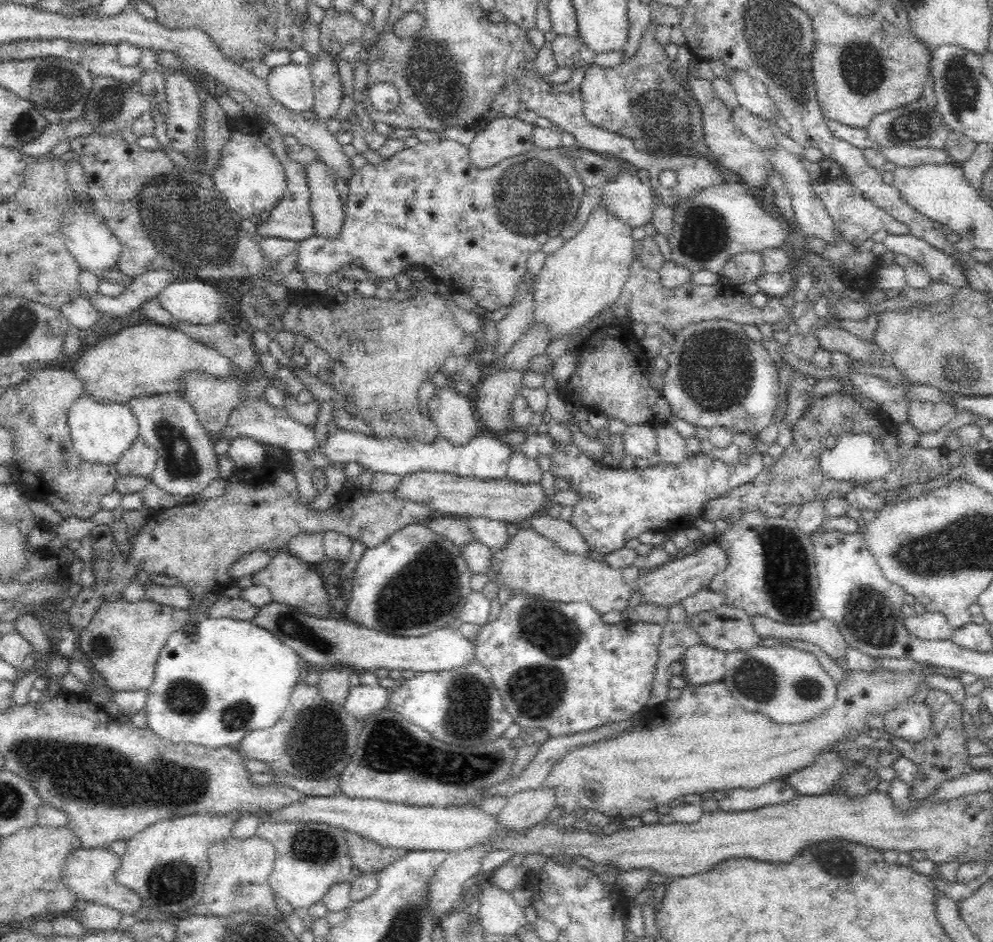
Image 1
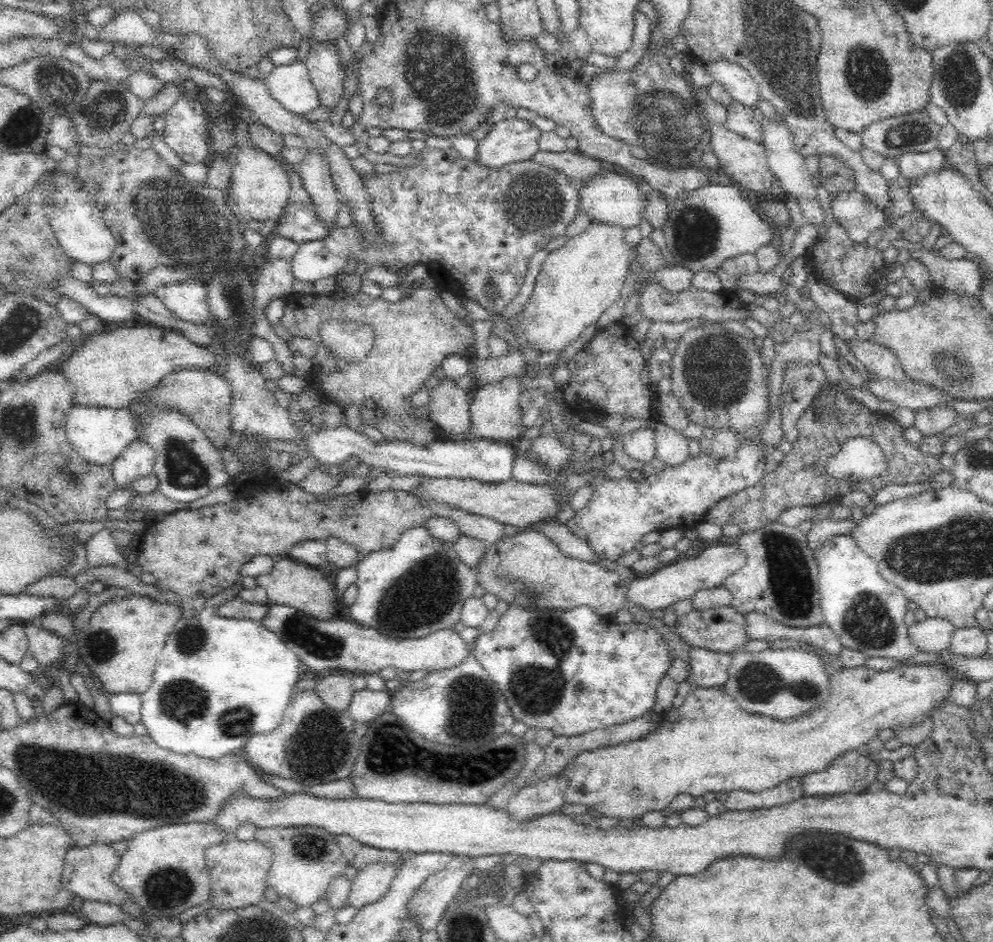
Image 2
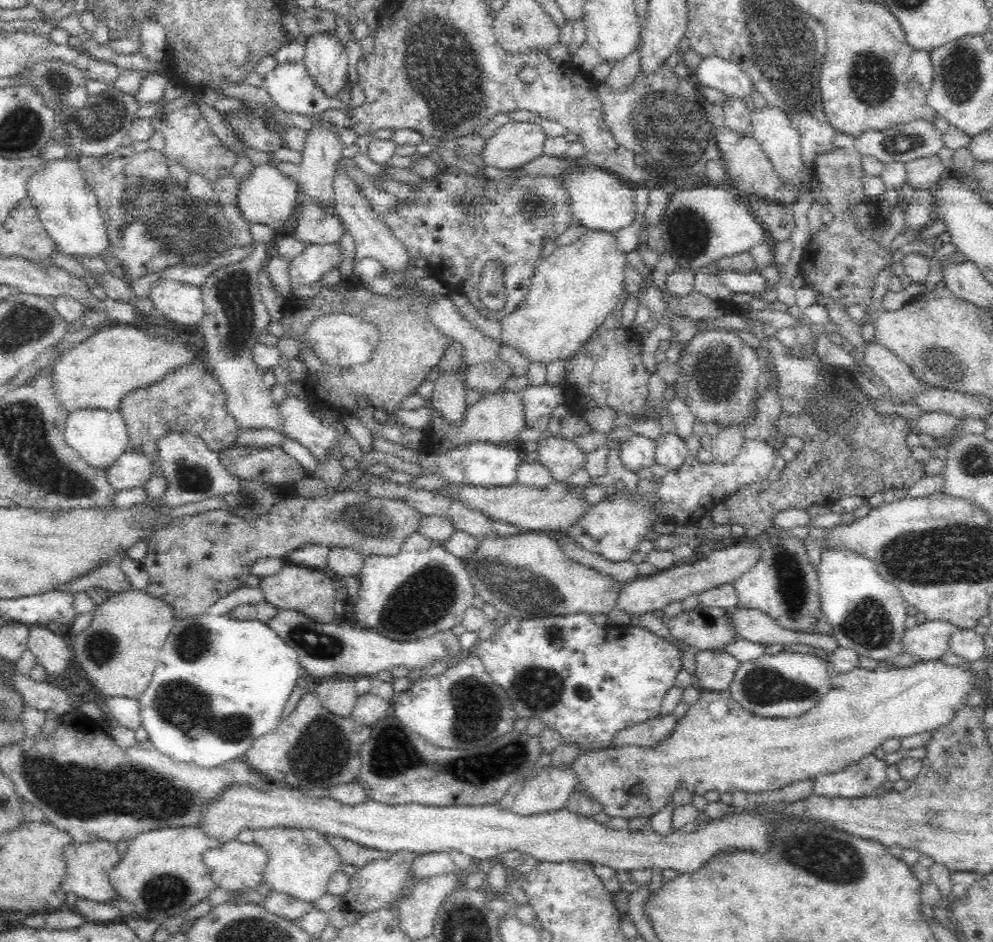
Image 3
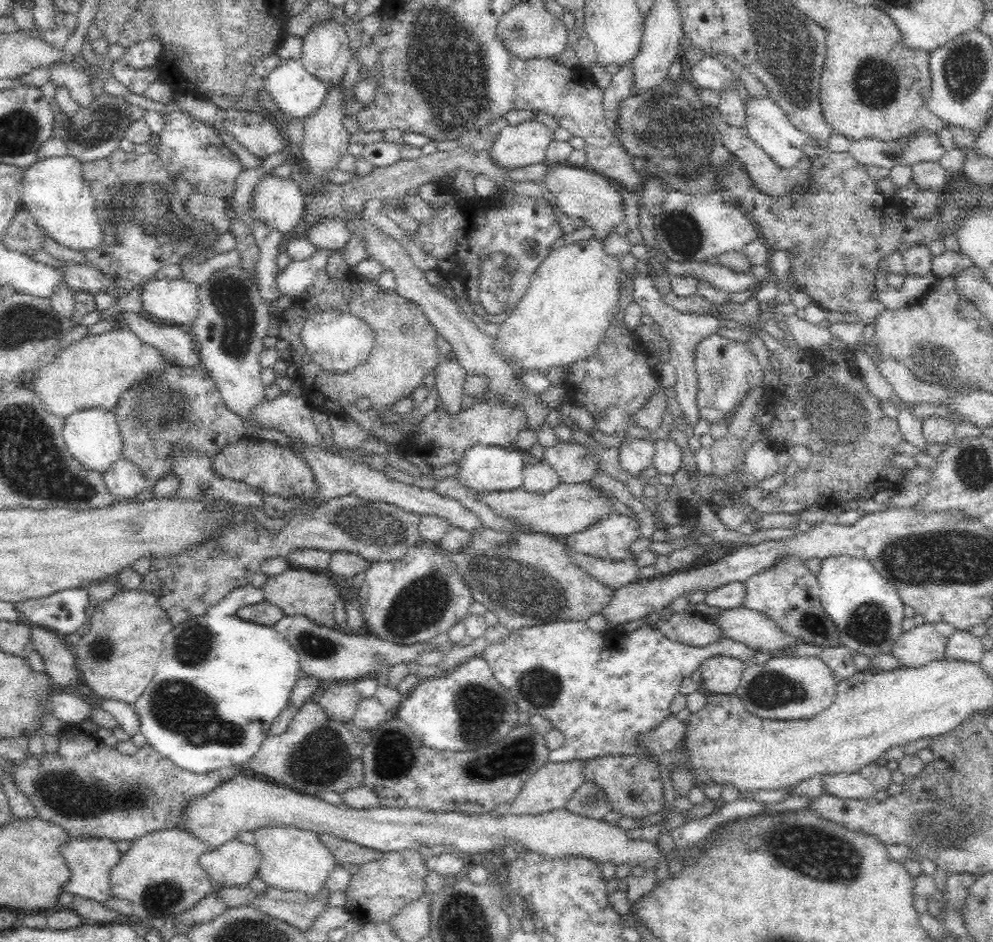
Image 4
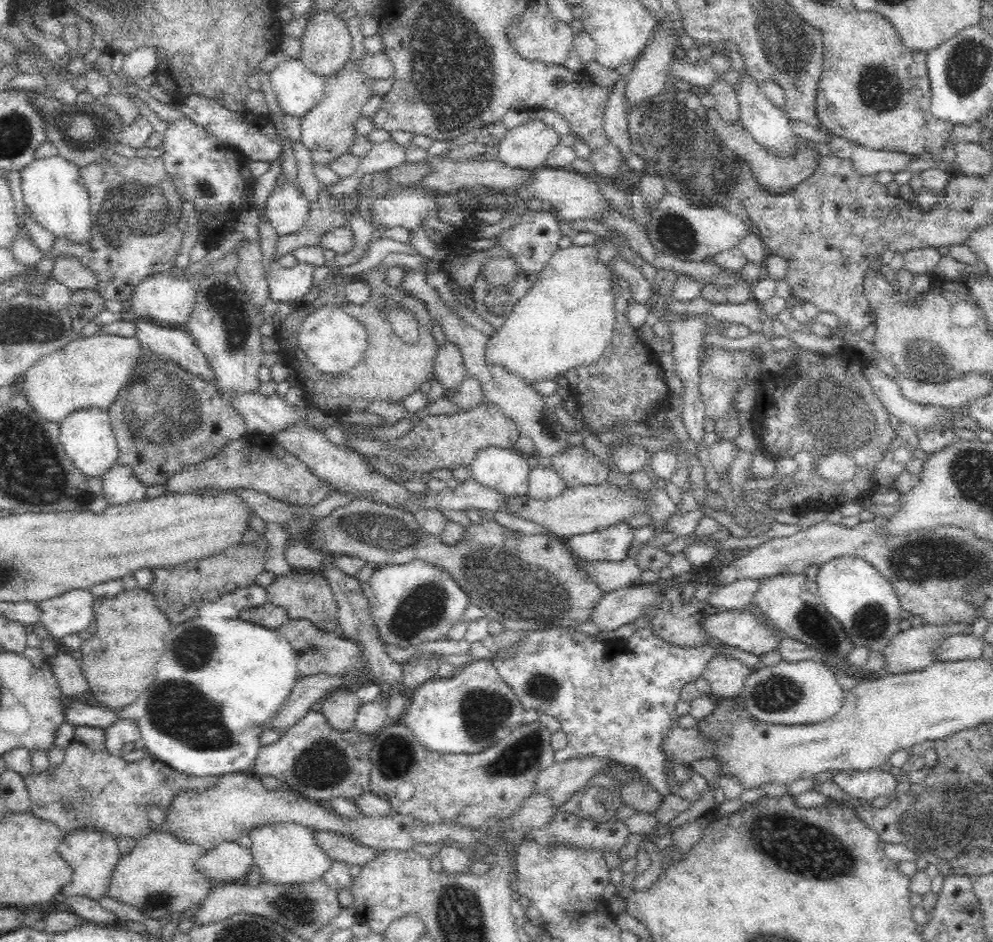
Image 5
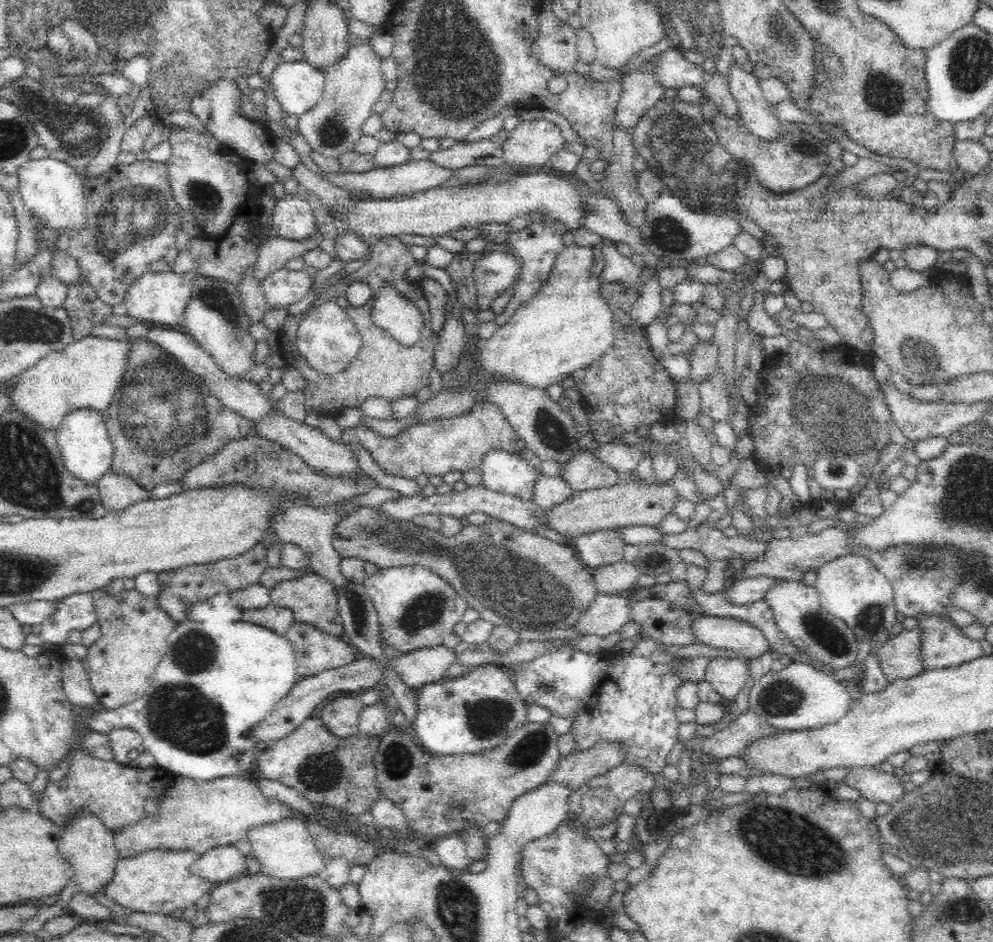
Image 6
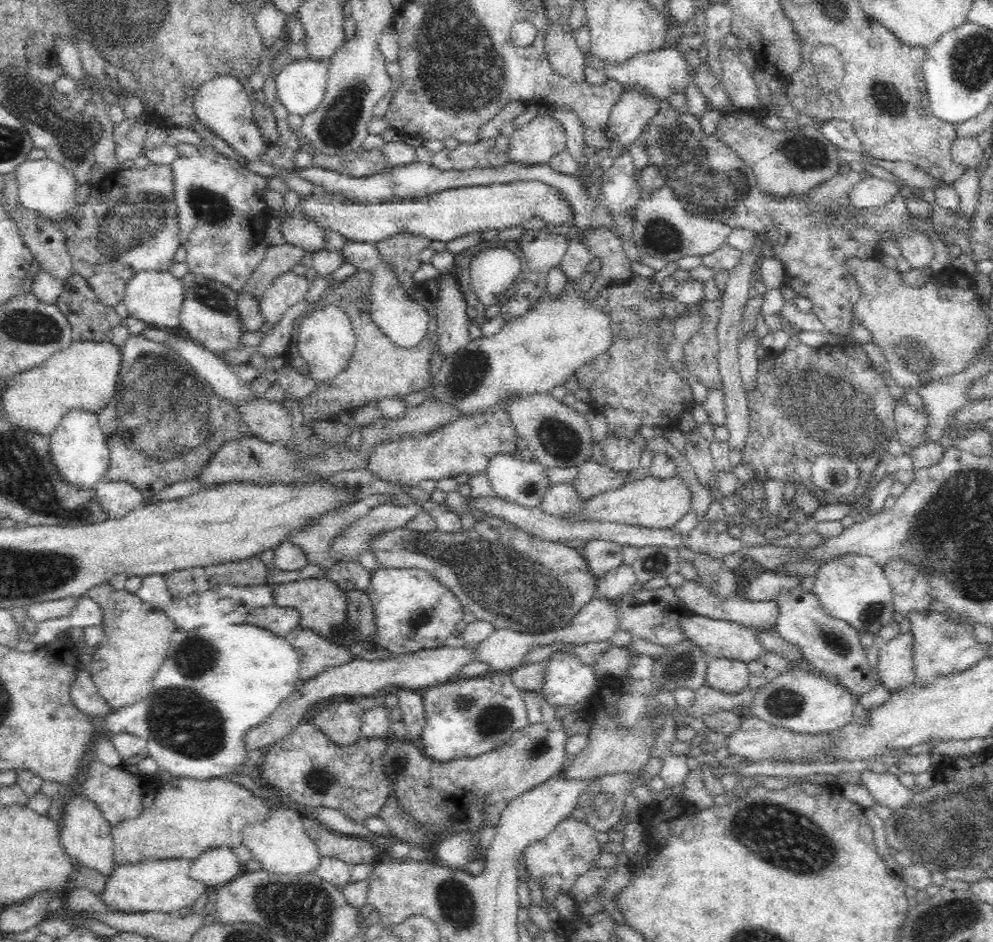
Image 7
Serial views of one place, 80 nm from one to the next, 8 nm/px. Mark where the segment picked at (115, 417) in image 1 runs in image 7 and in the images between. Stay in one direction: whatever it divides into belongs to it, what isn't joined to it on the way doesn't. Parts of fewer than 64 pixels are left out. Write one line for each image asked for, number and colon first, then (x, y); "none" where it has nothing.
2: (99, 435)
3: (99, 437)
4: (93, 436)
5: (87, 436)
6: (83, 439)
7: (81, 454)

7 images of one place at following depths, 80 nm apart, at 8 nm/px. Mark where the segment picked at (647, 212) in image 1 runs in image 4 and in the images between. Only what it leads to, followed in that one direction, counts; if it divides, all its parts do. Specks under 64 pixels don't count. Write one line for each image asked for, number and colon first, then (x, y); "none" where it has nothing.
2: (613, 197)
3: (601, 200)
4: (594, 198)

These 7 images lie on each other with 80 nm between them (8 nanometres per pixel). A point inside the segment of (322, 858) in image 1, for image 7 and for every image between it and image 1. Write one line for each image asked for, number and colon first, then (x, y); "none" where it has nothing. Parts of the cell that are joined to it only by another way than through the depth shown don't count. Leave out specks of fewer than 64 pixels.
2: (306, 859)
3: (301, 862)
4: (294, 859)
5: (287, 853)
6: (285, 850)
7: (281, 844)

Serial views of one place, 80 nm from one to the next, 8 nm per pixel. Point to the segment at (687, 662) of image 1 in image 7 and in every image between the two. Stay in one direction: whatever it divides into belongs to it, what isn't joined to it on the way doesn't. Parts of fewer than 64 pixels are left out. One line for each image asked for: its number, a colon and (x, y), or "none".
2: (706, 668)
3: (714, 669)
4: (719, 674)
5: (726, 675)
6: (727, 676)
7: (730, 676)

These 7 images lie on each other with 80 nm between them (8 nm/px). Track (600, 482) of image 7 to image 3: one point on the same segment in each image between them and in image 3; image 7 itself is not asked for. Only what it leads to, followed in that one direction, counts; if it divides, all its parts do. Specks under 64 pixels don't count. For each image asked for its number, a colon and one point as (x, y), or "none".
3: (562, 457)
4: (574, 464)
5: (576, 466)
6: (583, 471)

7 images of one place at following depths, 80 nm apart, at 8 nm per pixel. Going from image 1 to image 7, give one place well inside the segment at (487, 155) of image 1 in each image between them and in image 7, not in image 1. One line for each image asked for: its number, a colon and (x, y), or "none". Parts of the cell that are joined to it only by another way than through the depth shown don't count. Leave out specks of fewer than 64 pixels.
2: (512, 140)
3: (513, 144)
4: (516, 146)
5: (526, 146)
6: (530, 145)
7: (535, 143)

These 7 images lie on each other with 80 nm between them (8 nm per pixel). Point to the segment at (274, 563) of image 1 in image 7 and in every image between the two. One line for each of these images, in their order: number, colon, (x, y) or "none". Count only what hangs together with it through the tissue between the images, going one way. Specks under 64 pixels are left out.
2: (290, 583)
3: (296, 587)
4: (297, 591)
5: (304, 594)
6: (312, 599)
7: (320, 603)

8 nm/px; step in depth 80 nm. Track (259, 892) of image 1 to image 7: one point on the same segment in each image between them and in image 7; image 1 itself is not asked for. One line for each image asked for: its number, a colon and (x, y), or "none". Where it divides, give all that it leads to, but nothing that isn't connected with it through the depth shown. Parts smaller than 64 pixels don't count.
2: (238, 869)
3: (236, 867)
4: (234, 864)
5: (229, 862)
6: (221, 864)
7: (218, 866)

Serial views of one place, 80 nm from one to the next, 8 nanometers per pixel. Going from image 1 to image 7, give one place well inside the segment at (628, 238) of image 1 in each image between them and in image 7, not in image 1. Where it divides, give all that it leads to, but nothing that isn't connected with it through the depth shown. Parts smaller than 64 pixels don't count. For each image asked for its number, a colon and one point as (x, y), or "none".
2: (579, 281)
3: (573, 291)
4: (562, 318)
5: (566, 318)
6: (567, 325)
7: (533, 353)

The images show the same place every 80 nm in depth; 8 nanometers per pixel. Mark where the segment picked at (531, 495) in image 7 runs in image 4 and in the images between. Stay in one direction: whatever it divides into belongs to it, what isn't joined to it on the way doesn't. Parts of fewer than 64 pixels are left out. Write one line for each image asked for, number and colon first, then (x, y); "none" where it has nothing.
4: (483, 468)
5: (505, 471)
6: (500, 471)

